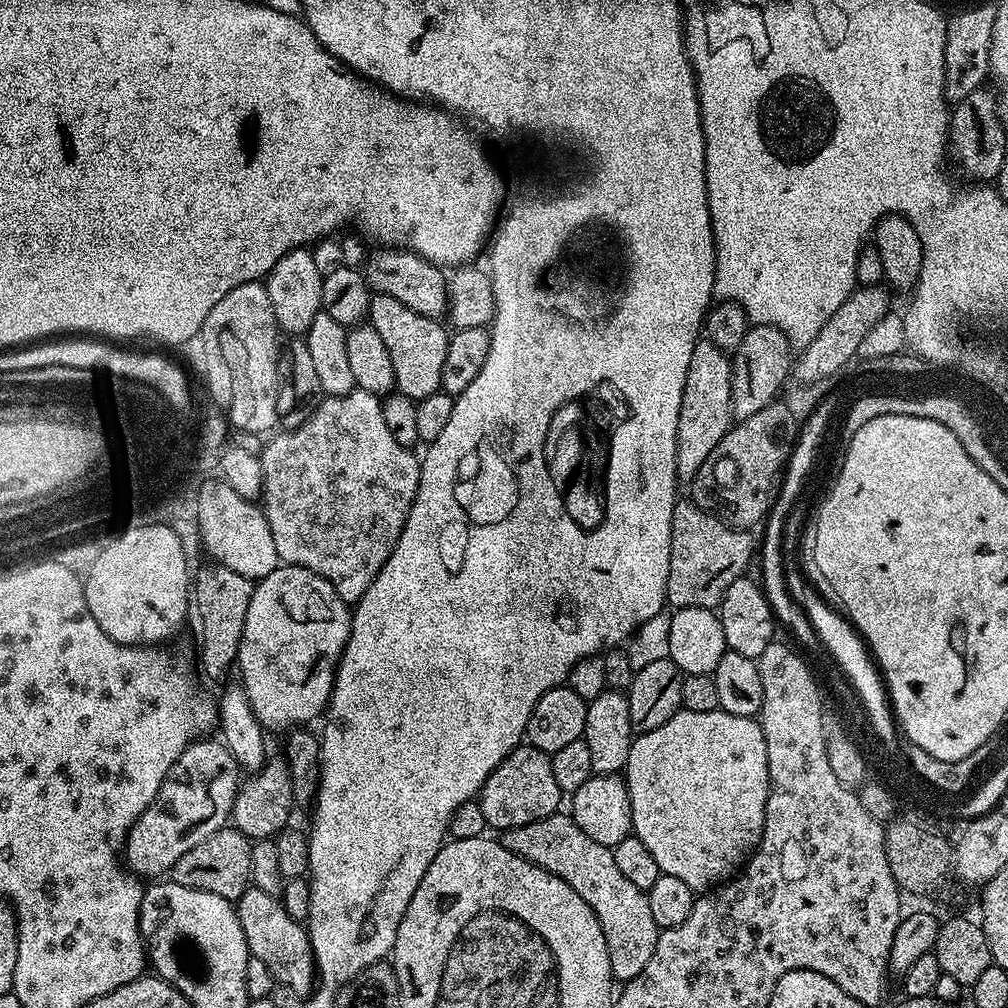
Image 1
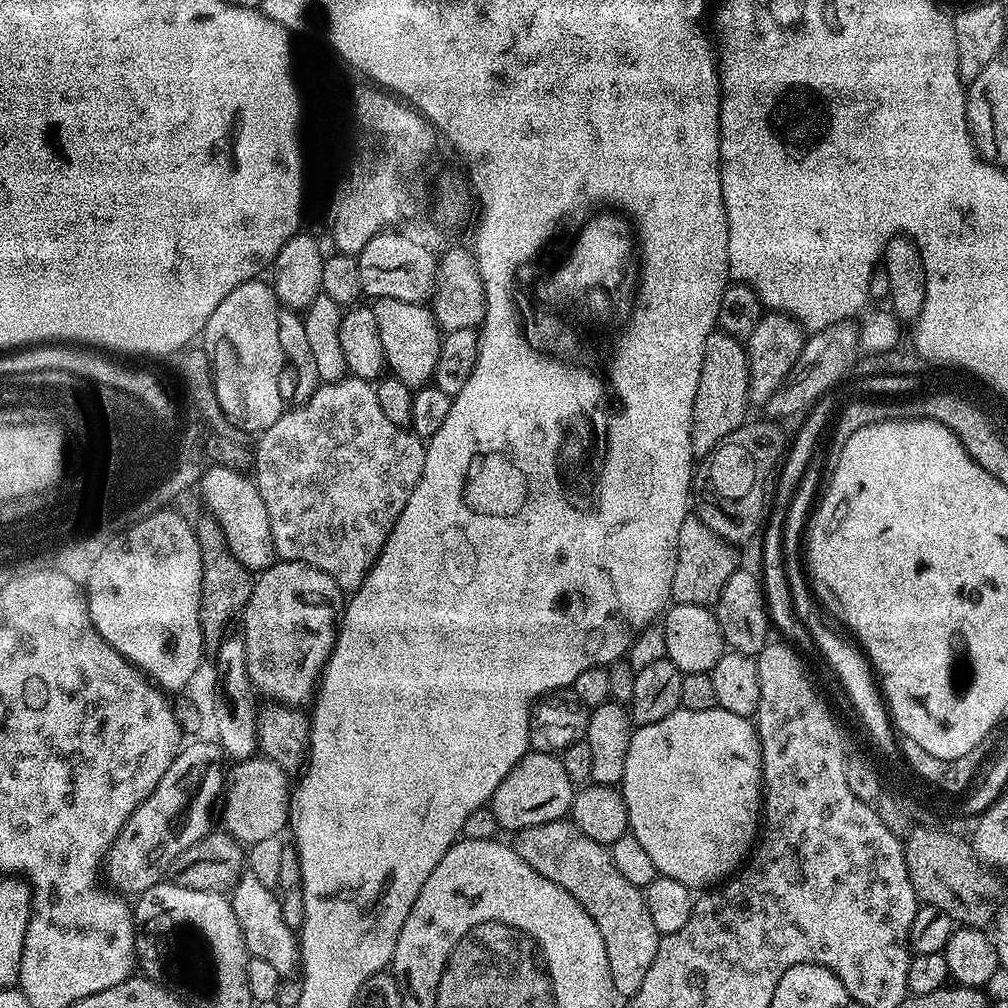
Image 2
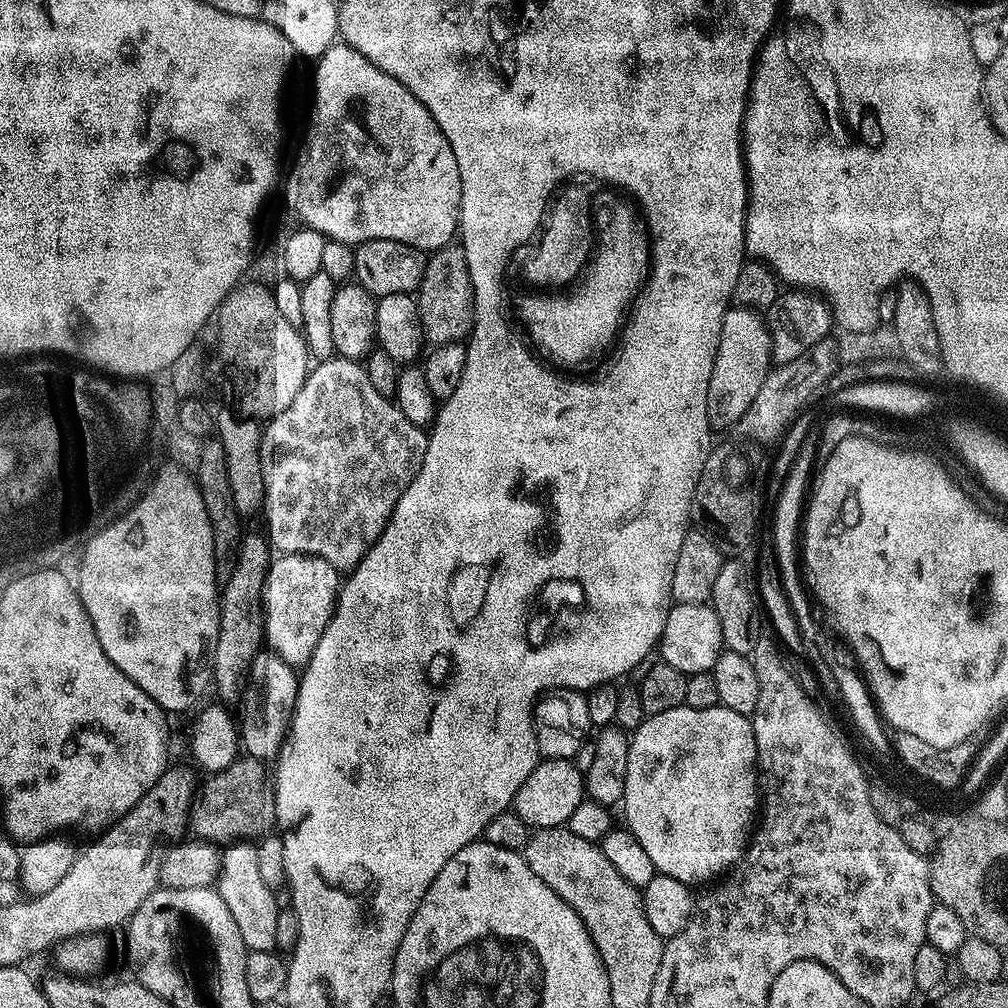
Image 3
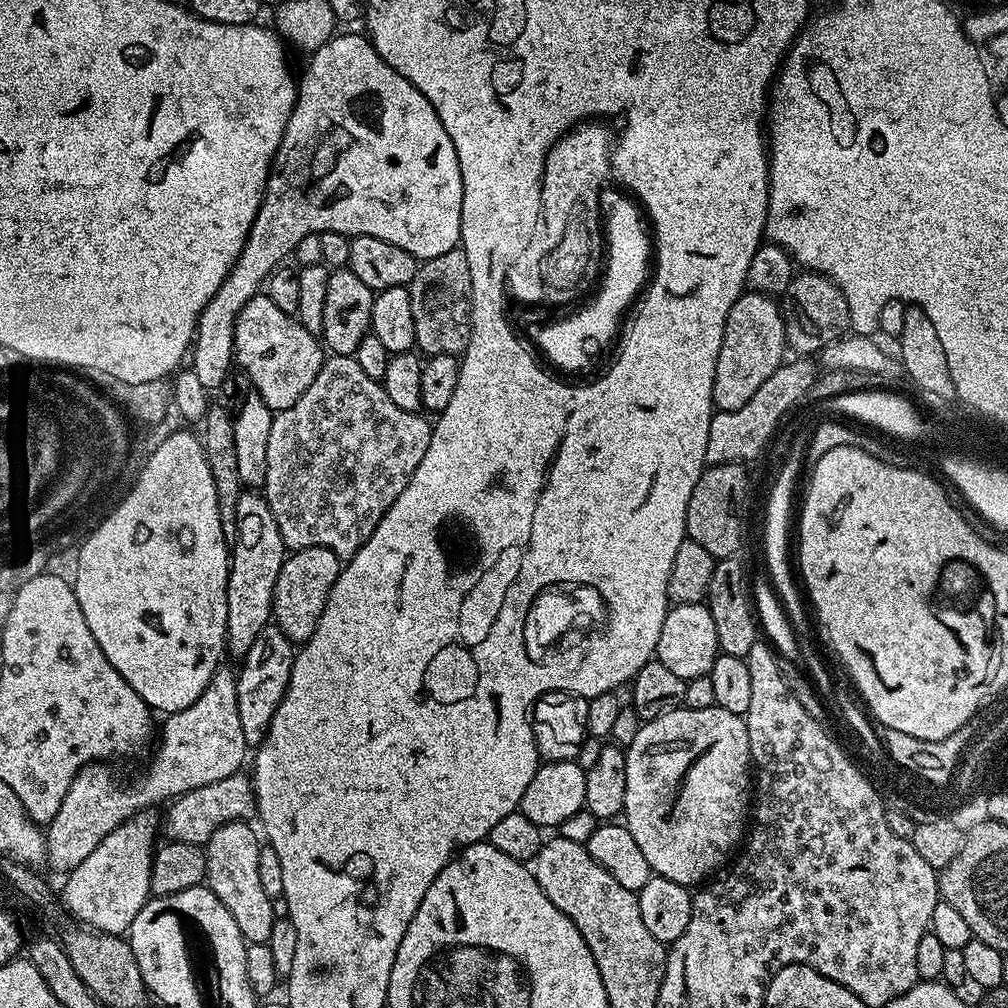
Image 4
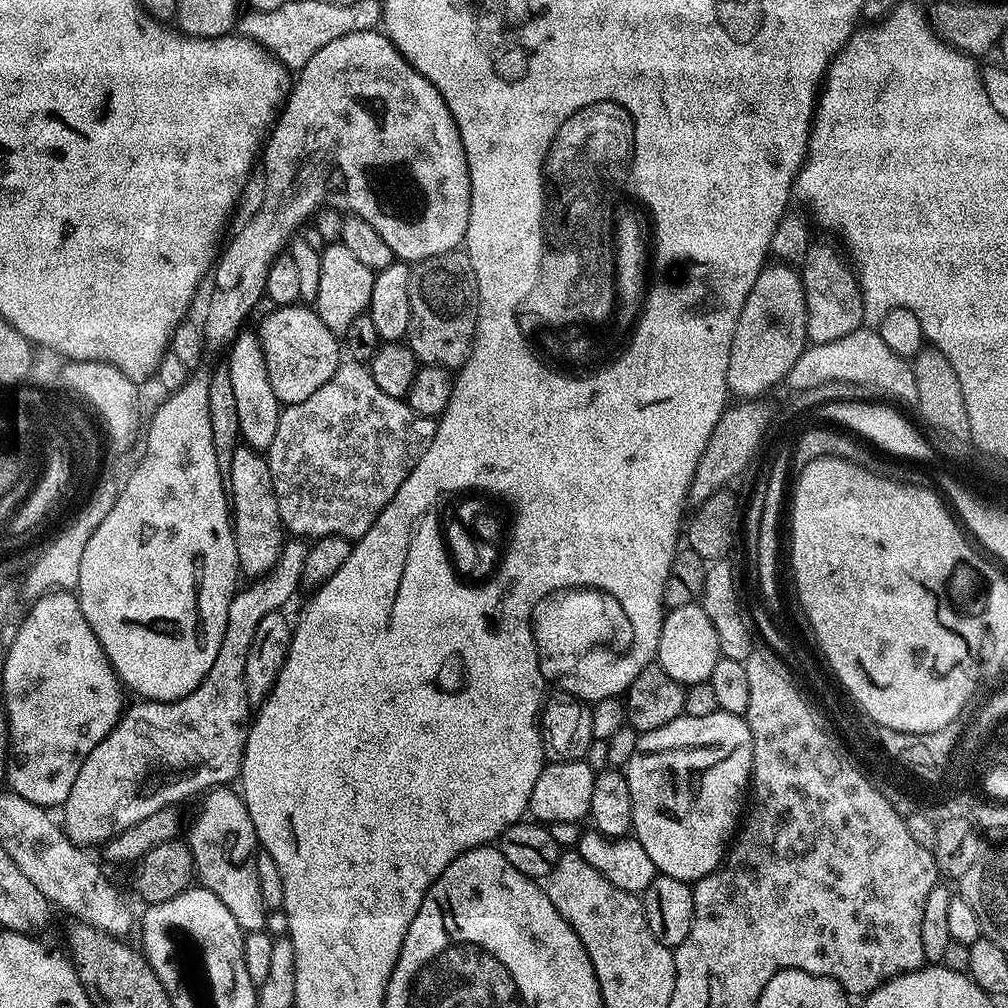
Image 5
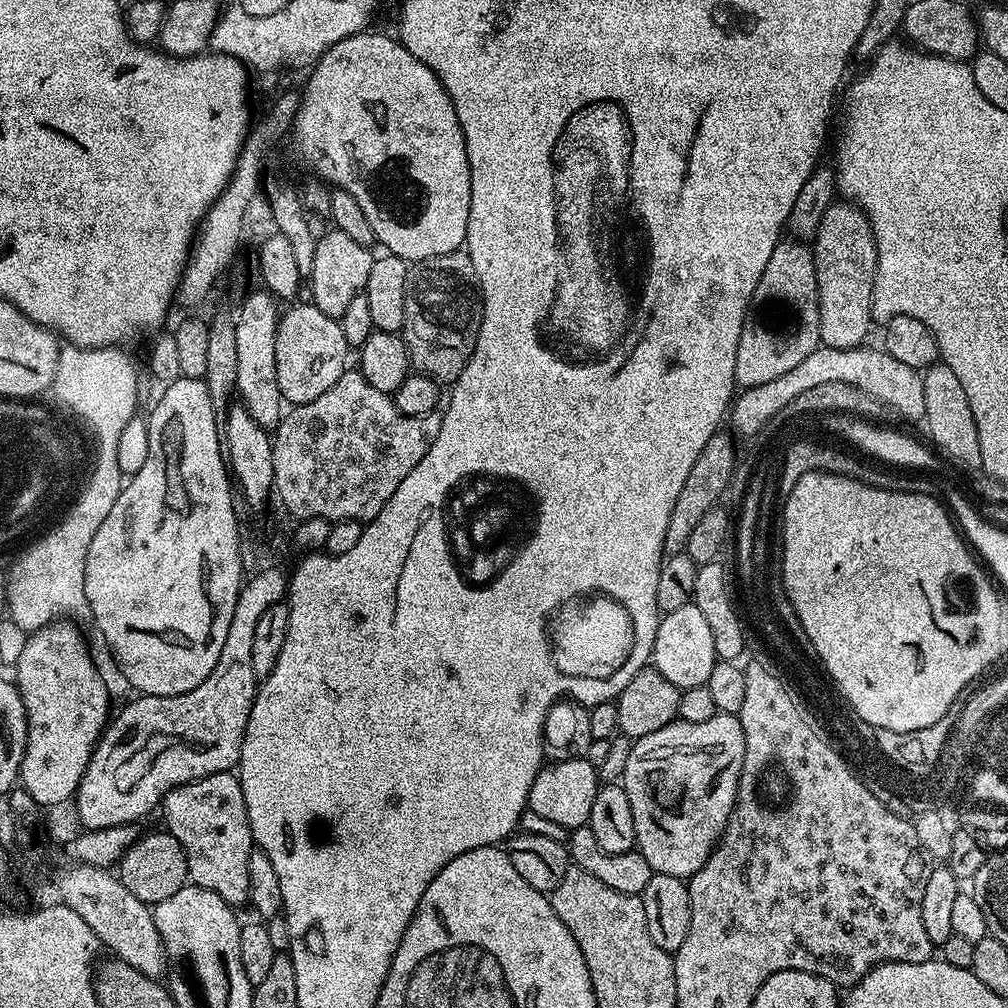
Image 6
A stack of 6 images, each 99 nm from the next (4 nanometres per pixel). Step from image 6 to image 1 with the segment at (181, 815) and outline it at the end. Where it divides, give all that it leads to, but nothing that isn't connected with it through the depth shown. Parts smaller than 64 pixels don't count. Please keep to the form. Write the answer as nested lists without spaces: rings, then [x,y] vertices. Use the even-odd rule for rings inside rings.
[[[249,886],[245,890],[242,898],[235,901],[234,907],[250,955],[262,958],[262,962],[270,966],[270,974],[274,974],[281,989],[289,988],[294,995],[300,996],[299,998],[307,997],[318,980],[316,959],[312,953],[307,927],[301,921],[290,918],[290,914],[286,914],[284,905],[277,897],[266,894],[266,890],[258,890],[254,886]]]

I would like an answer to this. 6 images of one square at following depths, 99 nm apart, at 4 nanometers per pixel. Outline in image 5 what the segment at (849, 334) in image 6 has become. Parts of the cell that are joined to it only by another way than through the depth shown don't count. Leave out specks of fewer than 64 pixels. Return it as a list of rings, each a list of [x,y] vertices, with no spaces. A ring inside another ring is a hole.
[[[813,243],[806,250],[806,258],[799,269],[800,281],[804,287],[804,302],[808,311],[806,330],[809,341],[814,344],[834,342],[834,338],[846,338],[846,334],[864,324],[860,282],[849,261],[837,252],[828,244]]]

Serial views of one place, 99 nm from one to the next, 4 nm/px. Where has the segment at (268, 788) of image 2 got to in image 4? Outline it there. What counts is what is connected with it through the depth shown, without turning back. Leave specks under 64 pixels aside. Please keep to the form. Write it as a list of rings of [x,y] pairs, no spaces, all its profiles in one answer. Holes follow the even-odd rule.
[[[243,771],[234,773],[230,778],[222,778],[218,782],[210,782],[210,786],[198,786],[194,790],[177,796],[167,805],[168,813],[162,816],[162,832],[169,841],[181,844],[207,845],[216,828],[229,824],[235,820],[251,821],[256,816],[256,791],[252,788],[252,781]]]

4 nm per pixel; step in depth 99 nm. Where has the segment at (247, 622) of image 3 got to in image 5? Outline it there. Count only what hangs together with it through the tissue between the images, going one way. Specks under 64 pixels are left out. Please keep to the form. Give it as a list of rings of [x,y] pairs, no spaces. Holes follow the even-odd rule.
[[[241,446],[234,450],[234,459],[230,462],[230,470],[226,474],[226,488],[230,493],[230,519],[232,533],[236,539],[238,562],[241,573],[248,578],[261,578],[278,562],[286,543],[286,529],[278,514],[278,498],[274,494],[274,482],[270,478],[270,466],[263,455],[252,448]]]

